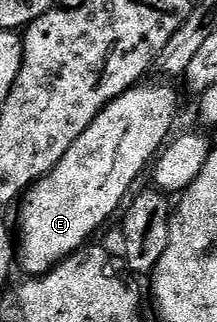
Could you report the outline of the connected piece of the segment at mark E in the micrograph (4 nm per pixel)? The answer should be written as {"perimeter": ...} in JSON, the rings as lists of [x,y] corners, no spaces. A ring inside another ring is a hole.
{"perimeter":[[[166,82],[151,83],[148,87],[144,85],[136,85],[130,87],[121,97],[117,97],[105,109],[101,109],[101,113],[89,125],[89,129],[85,129],[85,133],[81,133],[81,137],[77,137],[77,141],[73,141],[73,145],[69,145],[69,153],[65,153],[65,157],[61,157],[61,161],[52,169],[52,171],[44,177],[38,179],[32,187],[28,187],[25,194],[22,196],[19,207],[19,231],[17,227],[17,263],[21,268],[27,270],[28,276],[34,277],[37,275],[49,274],[62,259],[68,259],[74,251],[79,250],[88,242],[87,239],[115,210],[124,206],[125,200],[128,198],[127,190],[134,185],[139,179],[139,174],[143,170],[148,170],[149,164],[160,154],[161,148],[168,142],[169,136],[172,134],[171,126],[175,123],[175,118],[179,115],[179,95],[171,87],[166,87]]]}

